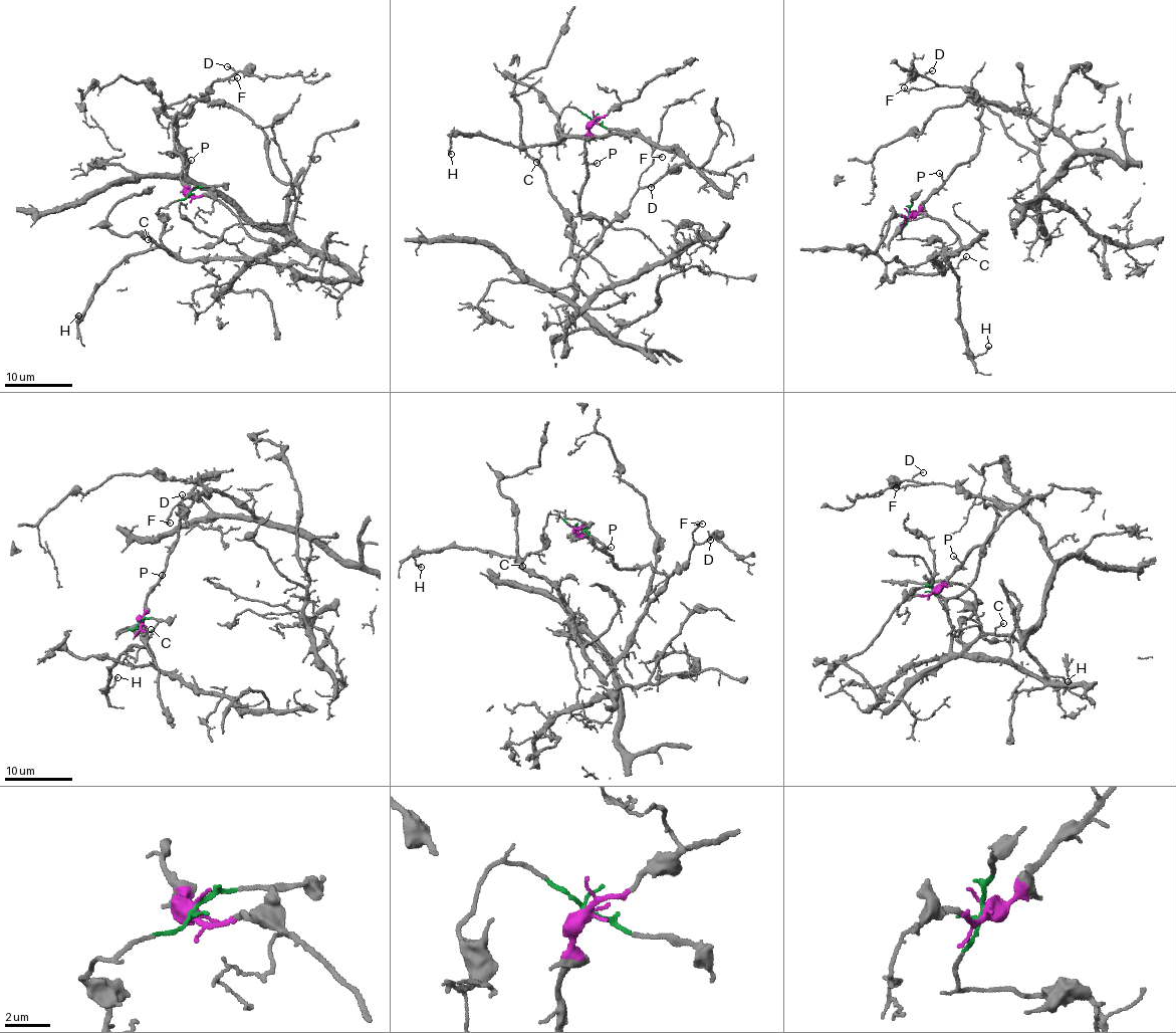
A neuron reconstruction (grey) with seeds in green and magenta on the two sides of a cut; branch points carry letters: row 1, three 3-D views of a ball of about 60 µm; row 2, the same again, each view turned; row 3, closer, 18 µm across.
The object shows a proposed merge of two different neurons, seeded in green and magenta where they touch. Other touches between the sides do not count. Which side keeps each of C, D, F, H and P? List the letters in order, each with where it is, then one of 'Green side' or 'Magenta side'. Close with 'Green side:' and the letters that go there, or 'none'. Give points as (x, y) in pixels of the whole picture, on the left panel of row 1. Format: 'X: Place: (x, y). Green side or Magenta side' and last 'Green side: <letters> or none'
C: Place: (148, 239). Green side
D: Place: (227, 66). Magenta side
F: Place: (237, 77). Magenta side
H: Place: (78, 316). Green side
P: Place: (191, 160). Magenta side
Green side: C, H

